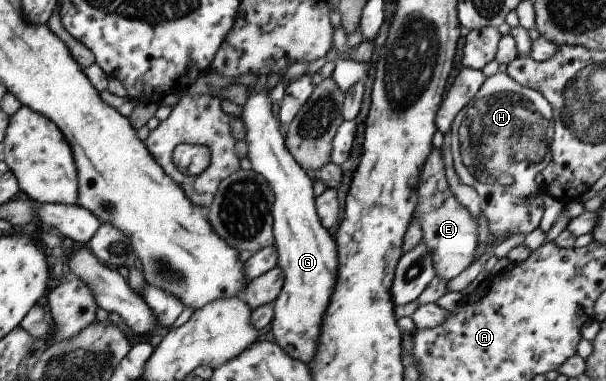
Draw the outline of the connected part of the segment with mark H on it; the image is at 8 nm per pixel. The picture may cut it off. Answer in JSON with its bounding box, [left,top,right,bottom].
[448,72,552,240]

